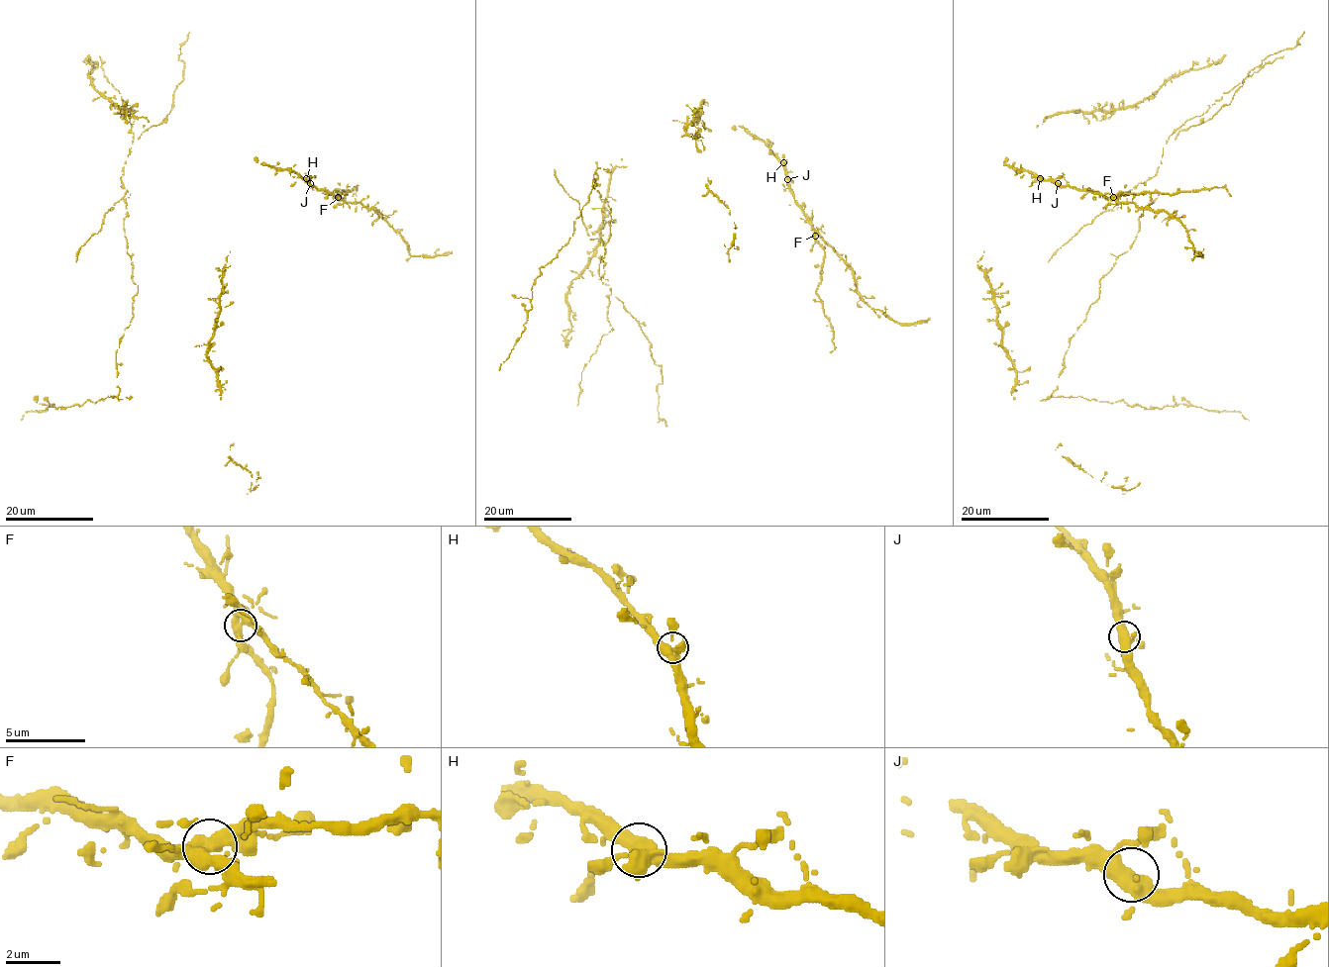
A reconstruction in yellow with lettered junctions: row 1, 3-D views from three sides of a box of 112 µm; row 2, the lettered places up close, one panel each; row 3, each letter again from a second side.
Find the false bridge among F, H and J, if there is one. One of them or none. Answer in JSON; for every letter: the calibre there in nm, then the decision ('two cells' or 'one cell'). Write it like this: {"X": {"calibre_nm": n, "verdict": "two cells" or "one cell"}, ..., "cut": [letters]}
{"F": {"calibre_nm": 440, "verdict": "one cell"}, "H": {"calibre_nm": 360, "verdict": "one cell"}, "J": {"calibre_nm": 380, "verdict": "one cell"}, "cut": []}

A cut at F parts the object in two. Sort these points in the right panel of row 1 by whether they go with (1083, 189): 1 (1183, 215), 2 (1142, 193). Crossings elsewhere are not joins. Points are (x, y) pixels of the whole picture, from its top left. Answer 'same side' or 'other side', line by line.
1: other side
2: same side

